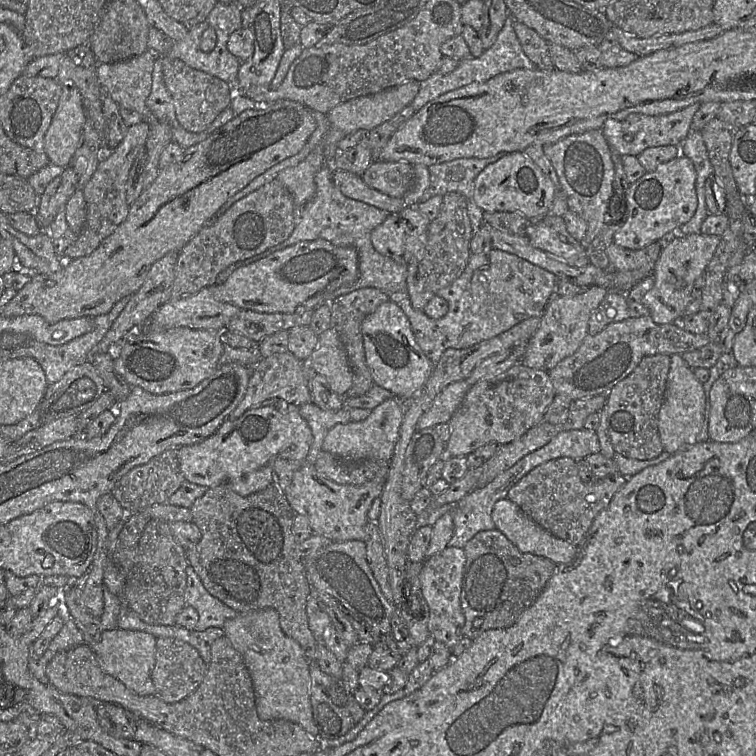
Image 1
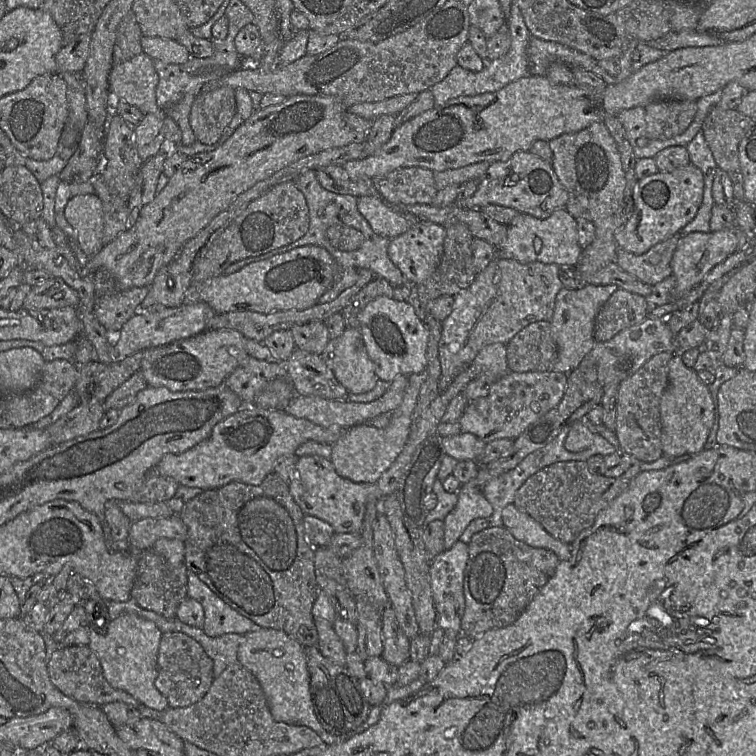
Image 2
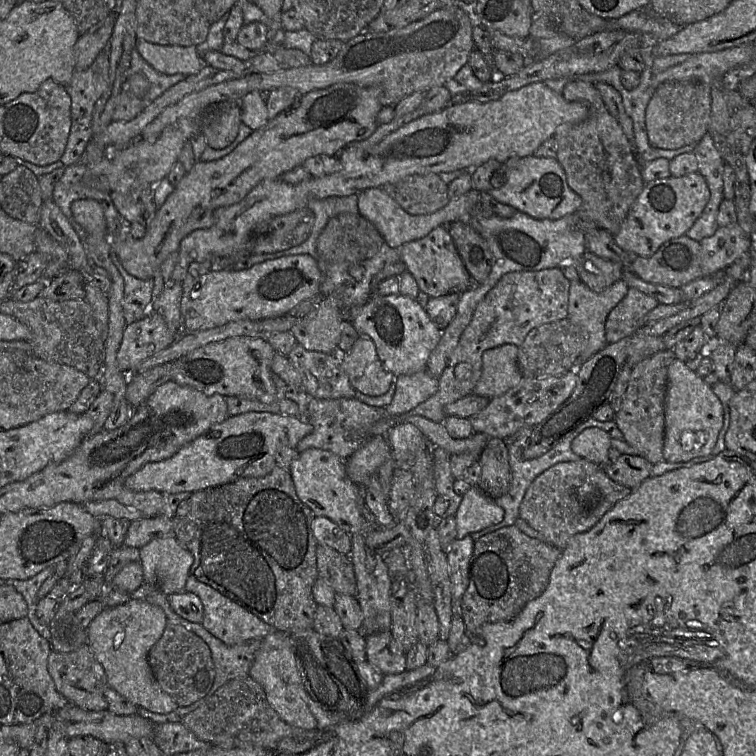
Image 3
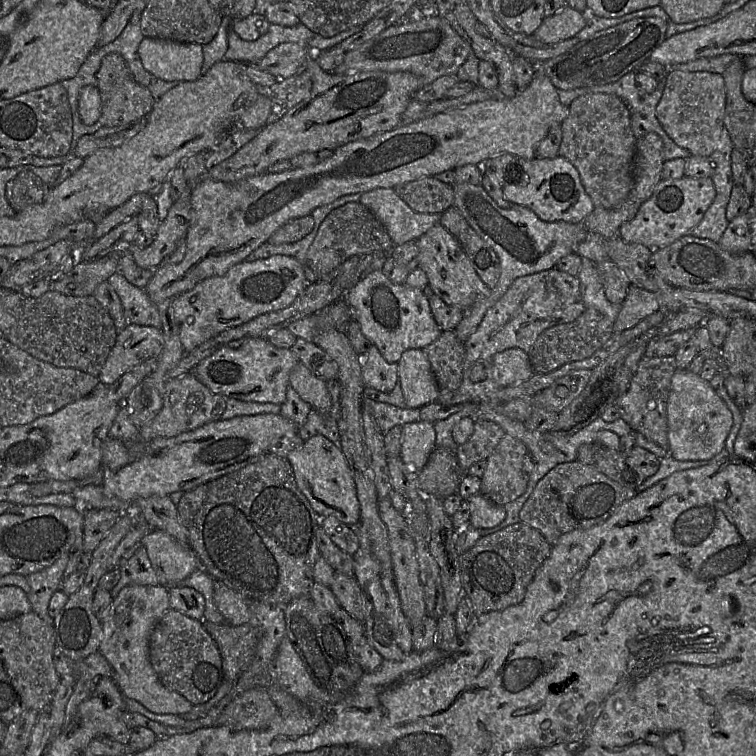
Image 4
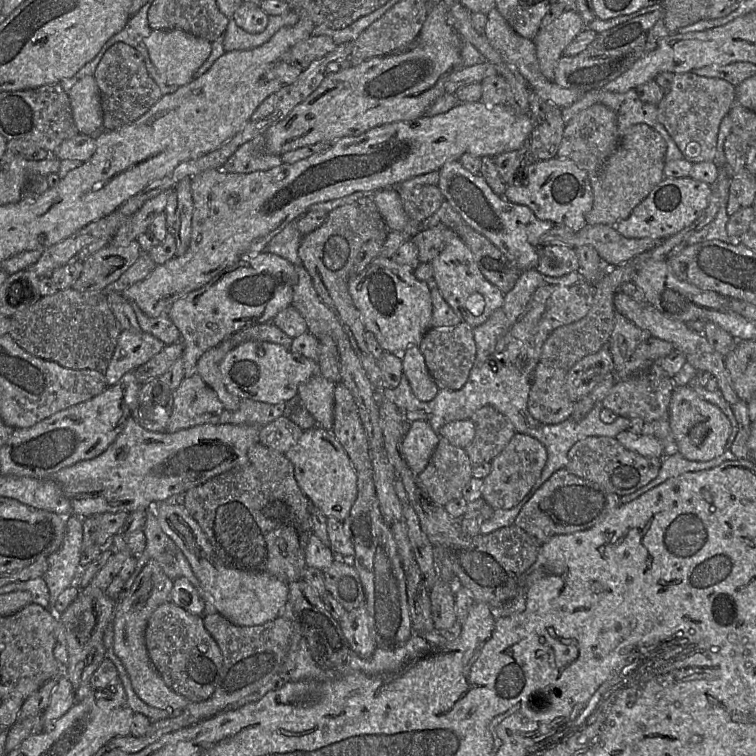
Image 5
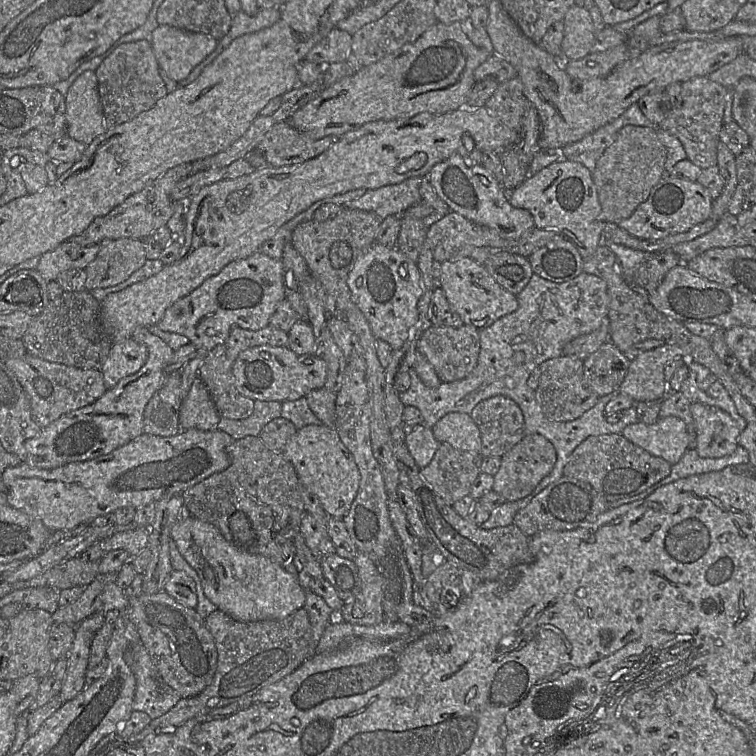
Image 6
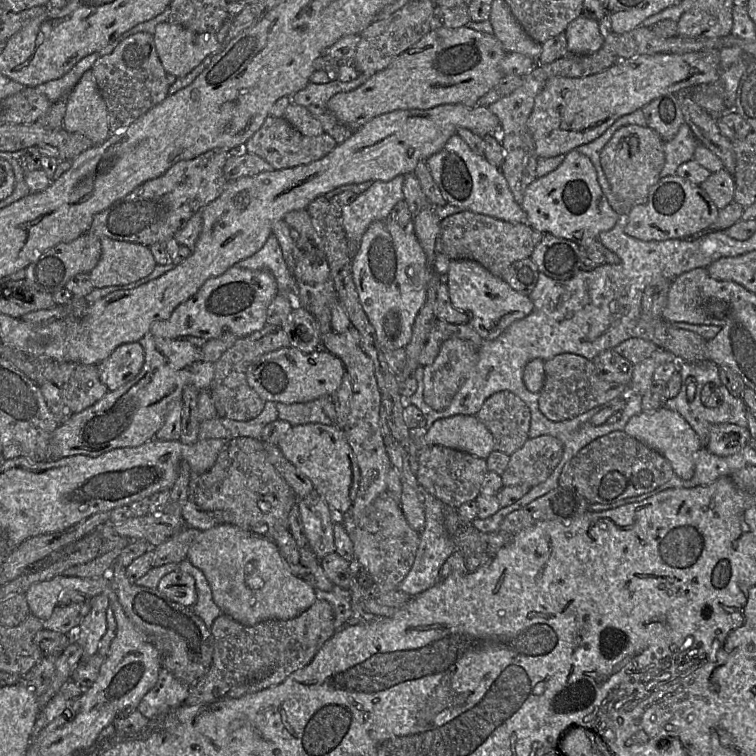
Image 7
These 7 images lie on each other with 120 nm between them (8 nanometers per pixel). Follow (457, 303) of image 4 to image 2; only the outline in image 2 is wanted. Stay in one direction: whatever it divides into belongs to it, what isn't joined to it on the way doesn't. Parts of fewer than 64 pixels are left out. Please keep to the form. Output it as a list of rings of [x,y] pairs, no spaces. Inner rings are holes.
[[[417,222],[403,234],[389,240],[388,256],[400,269],[409,283],[418,285],[425,282],[437,269],[443,254],[446,228],[432,222]]]

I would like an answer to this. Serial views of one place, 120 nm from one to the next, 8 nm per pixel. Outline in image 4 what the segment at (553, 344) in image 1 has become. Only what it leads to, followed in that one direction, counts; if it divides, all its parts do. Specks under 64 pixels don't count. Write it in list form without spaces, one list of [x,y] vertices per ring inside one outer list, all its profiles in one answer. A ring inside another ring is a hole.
[[[582,258],[577,277],[585,307],[597,310],[611,322],[615,322],[621,305],[613,304],[606,298],[595,263]]]

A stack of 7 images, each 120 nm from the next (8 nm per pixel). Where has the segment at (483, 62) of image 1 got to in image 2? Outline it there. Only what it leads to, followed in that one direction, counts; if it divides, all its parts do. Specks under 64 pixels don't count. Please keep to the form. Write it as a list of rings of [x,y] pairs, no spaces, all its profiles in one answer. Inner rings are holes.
[[[518,5],[517,12],[509,15],[507,26],[511,39],[511,45],[508,52],[497,59],[486,60],[485,66],[480,72],[472,72],[460,65],[456,65],[442,81],[436,83],[430,88],[436,106],[442,105],[446,101],[459,96],[475,96],[489,92],[496,92],[508,83],[529,74],[526,50],[532,35],[524,22],[524,18]]]

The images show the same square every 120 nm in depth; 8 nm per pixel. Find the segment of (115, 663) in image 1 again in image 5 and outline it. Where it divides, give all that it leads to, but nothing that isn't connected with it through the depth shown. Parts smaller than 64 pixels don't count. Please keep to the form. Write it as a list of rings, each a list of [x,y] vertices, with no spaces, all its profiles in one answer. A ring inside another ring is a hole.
[[[150,560],[137,575],[131,588],[124,591],[120,601],[115,603],[112,618],[113,652],[123,663],[131,680],[133,690],[147,705],[168,711],[182,710],[190,701],[171,690],[151,662],[145,643],[145,630],[155,609],[170,601],[172,587],[173,580],[164,573],[162,567],[155,560]]]

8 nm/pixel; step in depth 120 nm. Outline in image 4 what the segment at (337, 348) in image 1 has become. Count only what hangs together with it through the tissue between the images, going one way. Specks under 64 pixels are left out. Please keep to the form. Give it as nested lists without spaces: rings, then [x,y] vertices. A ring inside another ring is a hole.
[[[373,344],[362,356],[362,380],[365,387],[391,392],[398,378],[398,363],[387,362]]]

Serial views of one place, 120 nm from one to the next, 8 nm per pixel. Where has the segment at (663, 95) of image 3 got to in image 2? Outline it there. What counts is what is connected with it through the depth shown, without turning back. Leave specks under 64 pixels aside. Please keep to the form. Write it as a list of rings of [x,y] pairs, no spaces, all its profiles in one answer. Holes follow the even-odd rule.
[[[659,100],[645,107],[646,136],[637,139],[637,145],[644,147],[651,140],[666,140],[682,134],[692,123],[697,112],[696,101],[692,100]]]

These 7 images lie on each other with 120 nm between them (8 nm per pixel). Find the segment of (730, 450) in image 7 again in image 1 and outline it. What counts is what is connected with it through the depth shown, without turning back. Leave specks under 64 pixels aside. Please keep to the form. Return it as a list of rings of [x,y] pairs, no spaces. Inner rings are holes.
[[[671,355],[664,402],[658,415],[658,431],[665,452],[674,455],[697,443],[705,410],[706,398],[703,384],[696,378],[694,369],[687,365],[682,355]]]

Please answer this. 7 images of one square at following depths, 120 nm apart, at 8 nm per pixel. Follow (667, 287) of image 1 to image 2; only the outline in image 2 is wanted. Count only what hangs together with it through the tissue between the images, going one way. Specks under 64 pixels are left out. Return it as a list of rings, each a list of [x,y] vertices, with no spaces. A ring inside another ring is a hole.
[[[733,229],[716,232],[691,232],[682,235],[671,260],[672,275],[676,279],[671,290],[671,301],[677,301],[685,296],[693,287],[699,285],[709,271],[739,250],[739,239]]]

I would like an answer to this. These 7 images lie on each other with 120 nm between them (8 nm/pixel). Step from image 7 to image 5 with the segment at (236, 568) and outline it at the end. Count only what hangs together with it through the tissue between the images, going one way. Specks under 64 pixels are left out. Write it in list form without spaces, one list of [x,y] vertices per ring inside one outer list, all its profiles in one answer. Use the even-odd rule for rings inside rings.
[[[161,502],[152,509],[159,525],[181,550],[205,591],[211,594],[217,612],[238,626],[255,626],[274,620],[288,601],[289,587],[264,572],[244,571],[227,566],[206,534],[184,505]]]

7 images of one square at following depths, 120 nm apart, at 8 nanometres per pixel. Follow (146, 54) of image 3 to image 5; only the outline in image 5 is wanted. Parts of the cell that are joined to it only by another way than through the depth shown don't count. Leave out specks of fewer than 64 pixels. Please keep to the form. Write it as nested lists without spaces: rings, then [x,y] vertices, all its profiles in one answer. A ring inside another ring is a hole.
[[[152,30],[150,35],[144,39],[144,43],[150,60],[164,82],[178,87],[194,79],[195,72],[208,59],[212,51],[210,41],[182,30]]]

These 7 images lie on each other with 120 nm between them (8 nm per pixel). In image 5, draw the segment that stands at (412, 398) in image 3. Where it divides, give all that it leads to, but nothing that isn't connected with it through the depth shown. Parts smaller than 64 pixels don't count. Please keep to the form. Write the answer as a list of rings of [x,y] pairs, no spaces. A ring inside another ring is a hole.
[[[411,346],[401,354],[401,357],[403,374],[407,377],[415,397],[423,402],[433,400],[440,389],[428,371],[420,348]]]

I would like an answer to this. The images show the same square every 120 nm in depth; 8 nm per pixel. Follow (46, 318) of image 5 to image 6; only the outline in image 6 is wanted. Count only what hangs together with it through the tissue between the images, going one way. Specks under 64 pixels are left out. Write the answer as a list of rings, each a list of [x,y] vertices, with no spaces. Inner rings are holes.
[[[89,291],[63,292],[35,315],[21,338],[27,353],[80,369],[100,370],[114,342],[105,333],[100,319],[101,302]]]

